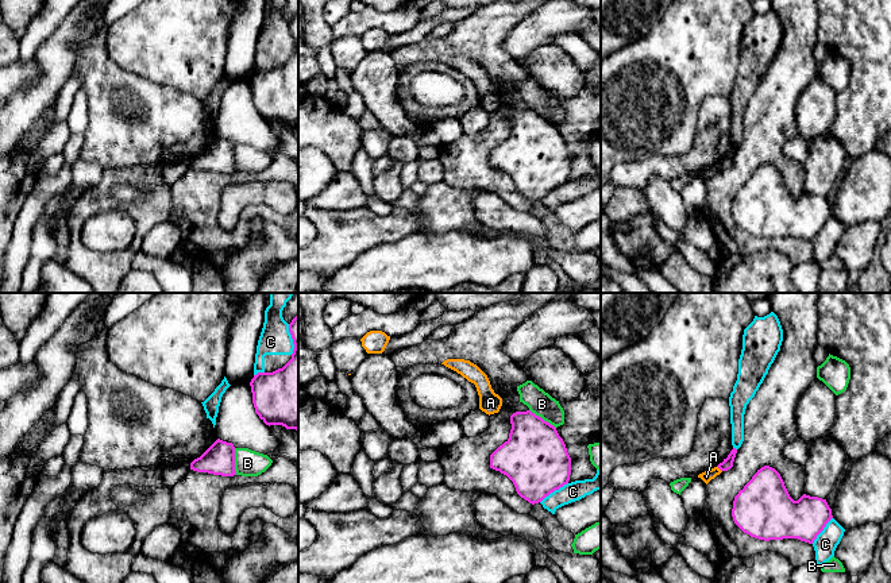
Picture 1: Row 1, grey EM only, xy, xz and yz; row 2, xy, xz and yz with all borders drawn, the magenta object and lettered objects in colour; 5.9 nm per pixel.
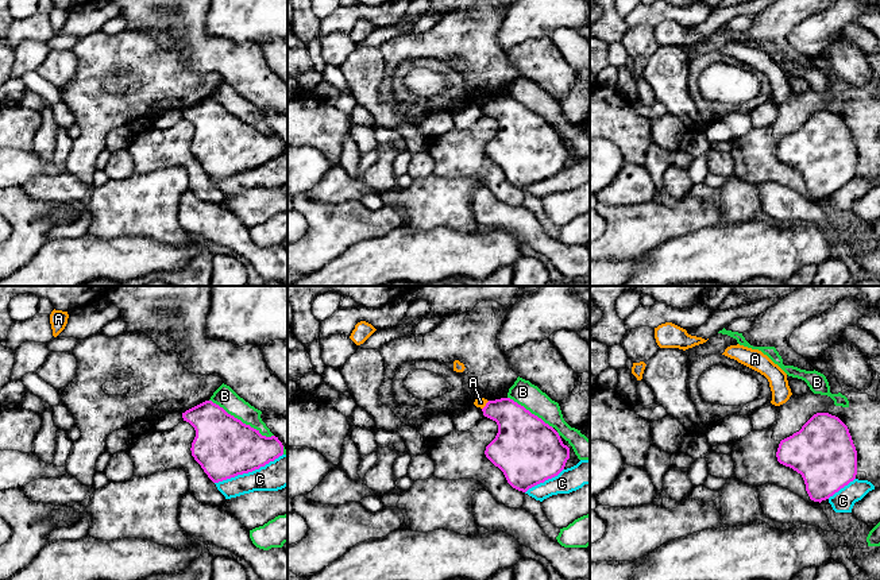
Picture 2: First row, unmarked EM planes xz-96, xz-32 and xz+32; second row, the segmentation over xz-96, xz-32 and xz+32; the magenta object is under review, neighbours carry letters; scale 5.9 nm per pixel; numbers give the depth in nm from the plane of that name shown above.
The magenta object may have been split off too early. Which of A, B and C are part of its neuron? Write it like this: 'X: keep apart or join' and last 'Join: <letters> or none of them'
A: keep apart
B: keep apart
C: keep apart
Join: none of them

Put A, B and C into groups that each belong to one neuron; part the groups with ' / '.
A / B / C

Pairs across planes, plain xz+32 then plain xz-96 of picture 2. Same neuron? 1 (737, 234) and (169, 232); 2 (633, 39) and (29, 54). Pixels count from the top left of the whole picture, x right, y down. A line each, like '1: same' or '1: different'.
1: different
2: same

